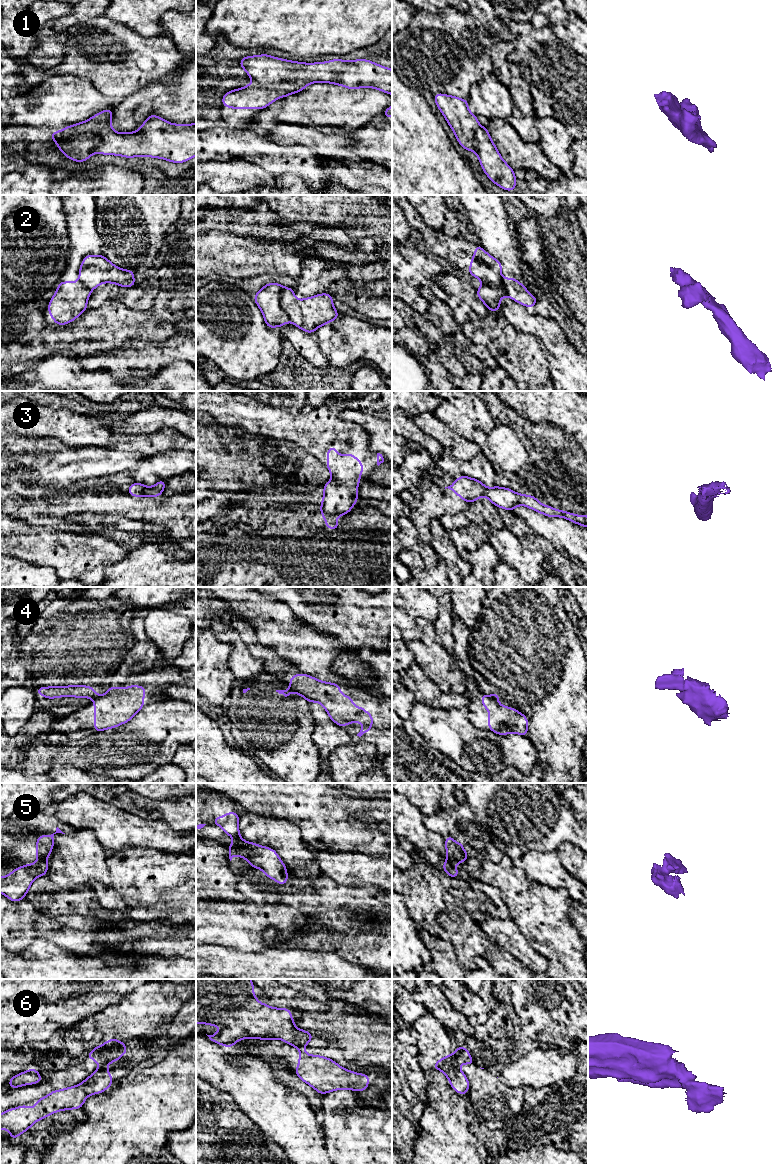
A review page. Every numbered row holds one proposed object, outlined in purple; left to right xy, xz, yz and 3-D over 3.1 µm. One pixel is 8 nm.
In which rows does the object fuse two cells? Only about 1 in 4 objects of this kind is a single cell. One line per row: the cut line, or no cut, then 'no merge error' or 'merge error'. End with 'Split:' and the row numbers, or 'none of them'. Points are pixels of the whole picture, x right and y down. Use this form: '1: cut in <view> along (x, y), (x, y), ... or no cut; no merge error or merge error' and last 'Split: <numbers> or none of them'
1: cut in xy along (62, 130), (96, 131), (95, 152); merge error
2: cut in xz along (283, 287), (280, 293), (280, 306), (288, 317); merge error
3: no cut; no merge error
4: cut in xy along (98, 696), (94, 699); merge error
5: cut in xy along (39, 859), (45, 860); merge error
6: cut in yz along (454, 1053), (458, 1068); merge error
Split: 1, 2, 4, 5, 6

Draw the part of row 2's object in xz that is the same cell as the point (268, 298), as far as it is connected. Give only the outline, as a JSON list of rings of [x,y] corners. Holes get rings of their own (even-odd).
[[[269,283],[253,296],[255,303],[262,311],[265,324],[270,329],[288,323],[288,316],[280,303],[283,289],[284,287],[279,283]]]

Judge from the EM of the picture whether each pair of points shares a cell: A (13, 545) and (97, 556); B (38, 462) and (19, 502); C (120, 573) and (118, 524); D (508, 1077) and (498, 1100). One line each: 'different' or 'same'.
A: same
B: different
C: different
D: different

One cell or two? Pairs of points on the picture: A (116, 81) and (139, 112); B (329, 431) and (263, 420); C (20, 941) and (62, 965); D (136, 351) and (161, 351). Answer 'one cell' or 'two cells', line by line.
A: two cells
B: one cell
C: two cells
D: one cell

